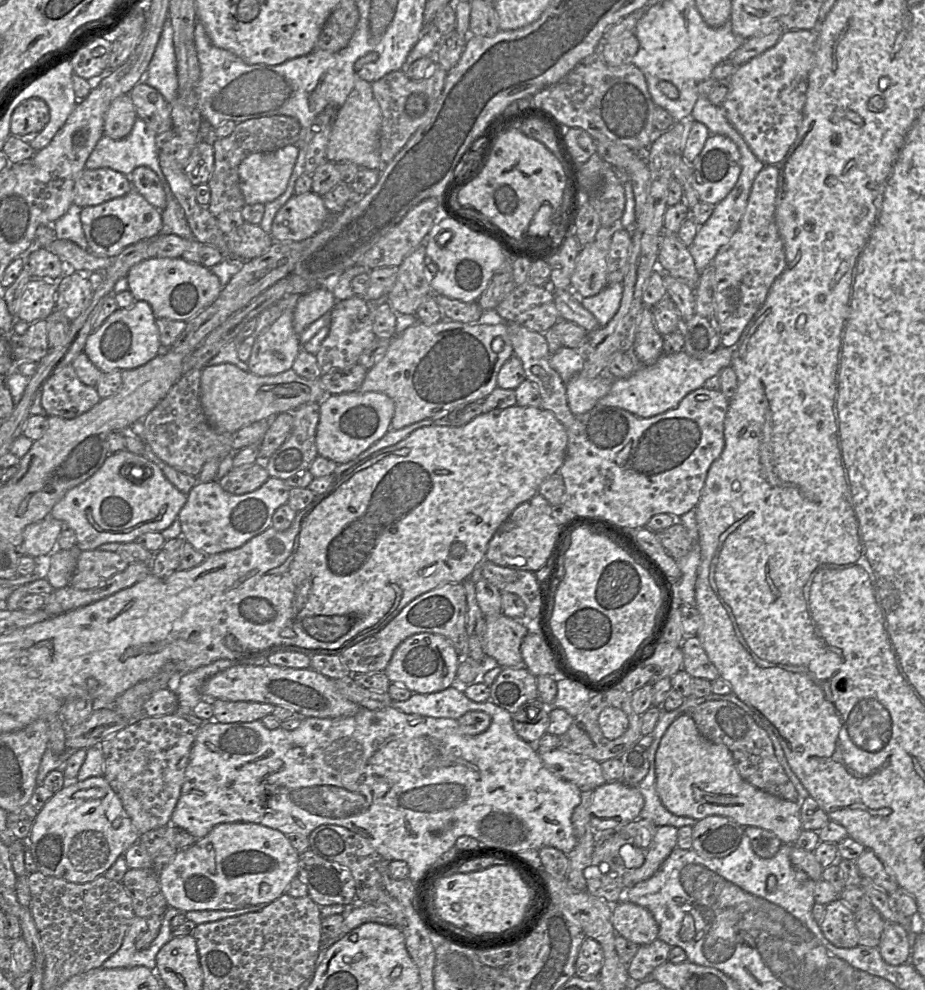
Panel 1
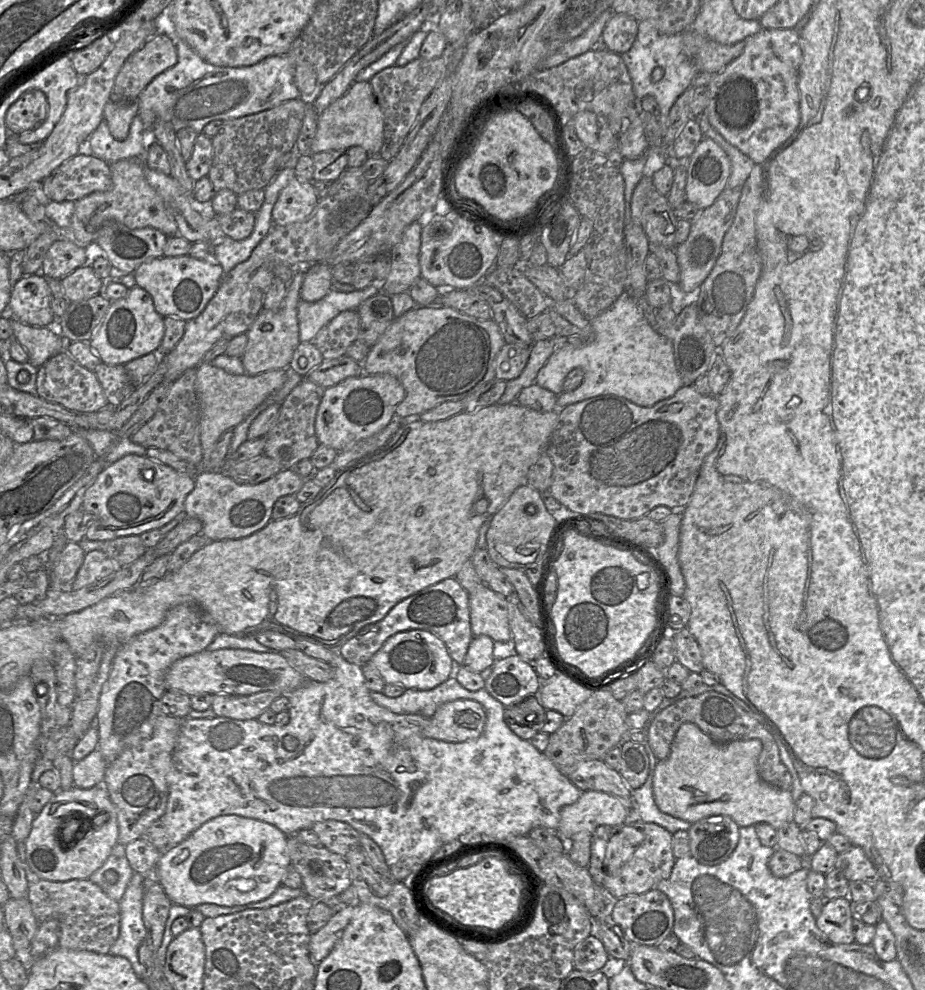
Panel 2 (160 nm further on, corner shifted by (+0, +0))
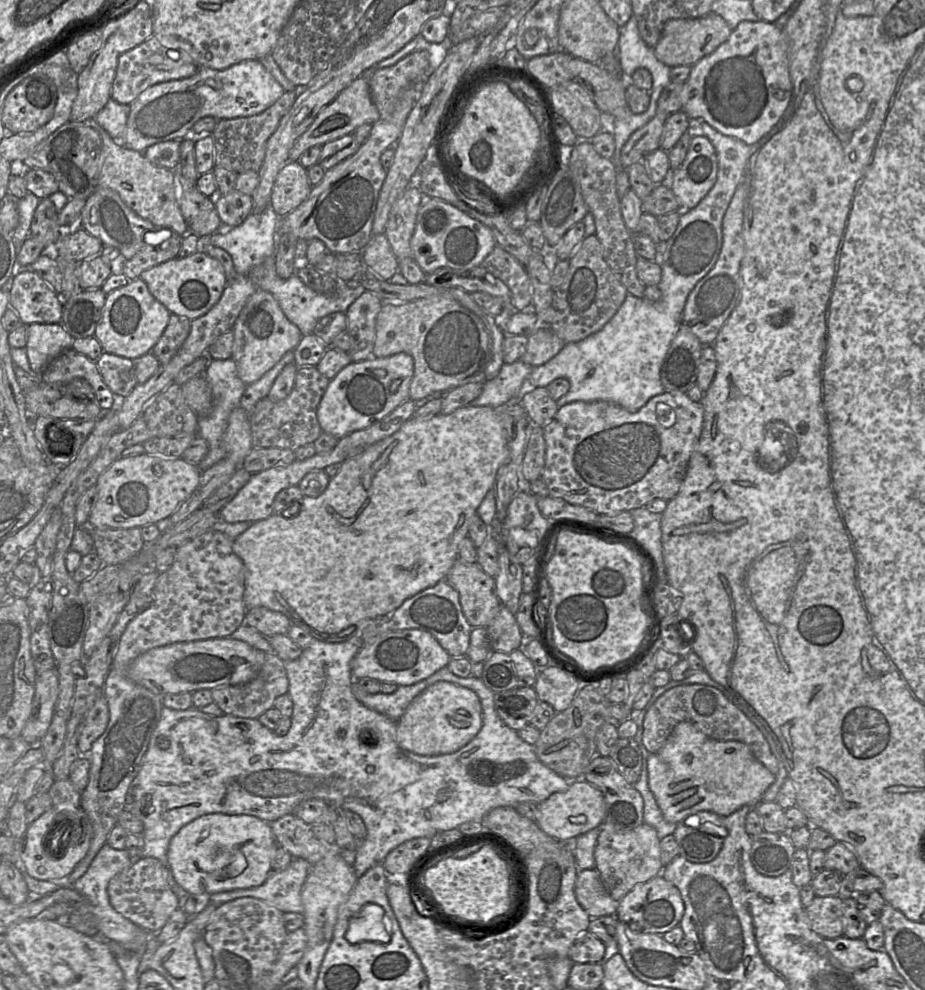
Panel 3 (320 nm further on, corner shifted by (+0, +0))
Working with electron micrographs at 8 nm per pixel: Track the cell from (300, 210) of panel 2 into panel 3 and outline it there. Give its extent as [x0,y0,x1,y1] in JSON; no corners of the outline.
[270,160,311,217]

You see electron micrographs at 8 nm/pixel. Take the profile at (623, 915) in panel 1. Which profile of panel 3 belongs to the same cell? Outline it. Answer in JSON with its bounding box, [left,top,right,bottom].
[615,873,685,934]

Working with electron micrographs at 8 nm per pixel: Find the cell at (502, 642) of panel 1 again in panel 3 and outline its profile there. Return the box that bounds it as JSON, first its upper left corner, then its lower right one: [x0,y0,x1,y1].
[446,558,501,628]

